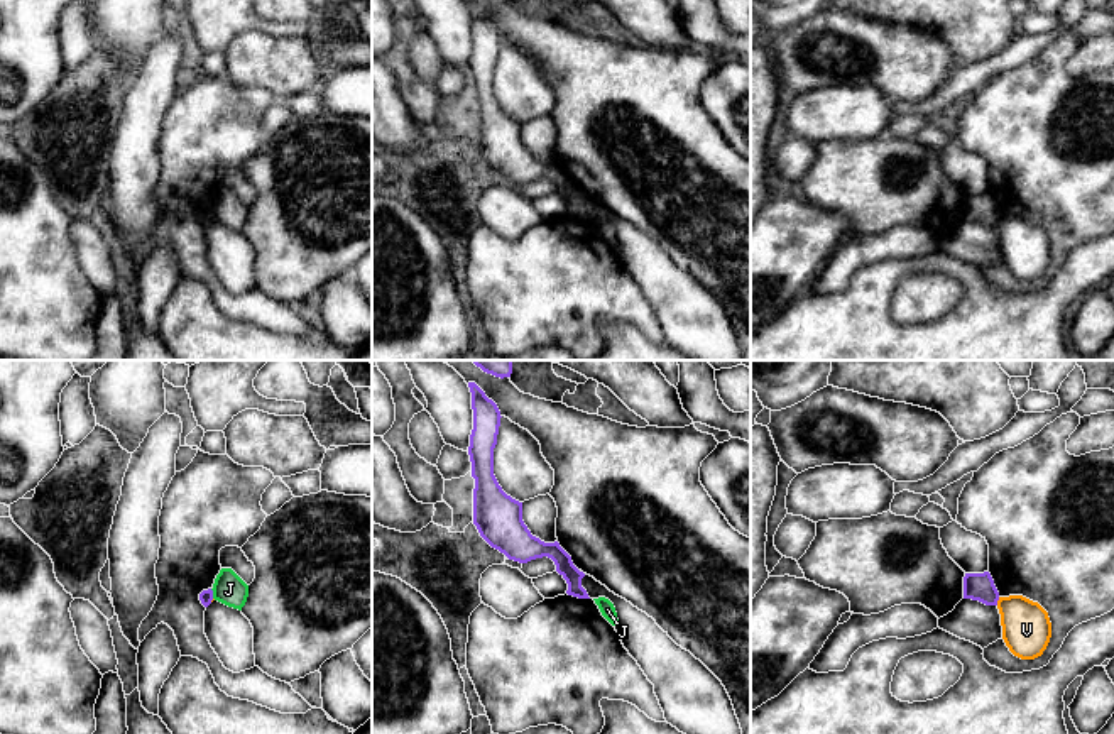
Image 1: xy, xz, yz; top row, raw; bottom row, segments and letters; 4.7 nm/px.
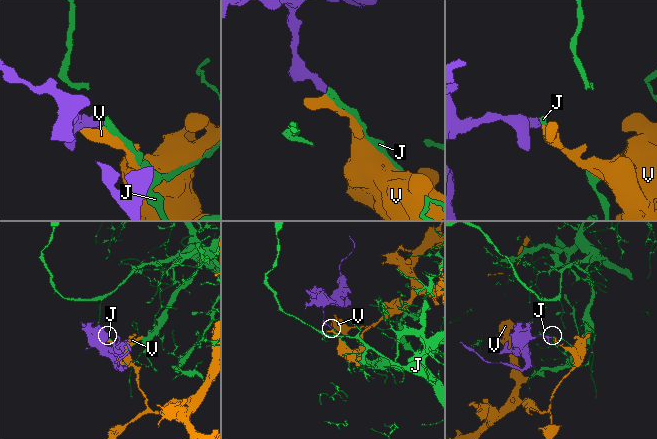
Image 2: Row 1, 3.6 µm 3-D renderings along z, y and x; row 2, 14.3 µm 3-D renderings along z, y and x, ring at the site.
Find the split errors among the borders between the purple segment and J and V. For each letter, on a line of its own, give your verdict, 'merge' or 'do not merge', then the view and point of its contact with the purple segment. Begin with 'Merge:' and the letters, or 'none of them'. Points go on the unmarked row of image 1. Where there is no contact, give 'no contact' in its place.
Merge: none of them
J: do not merge; meets purple in xy at (212, 215)
V: do not merge; meets purple in yz at (998, 220)

